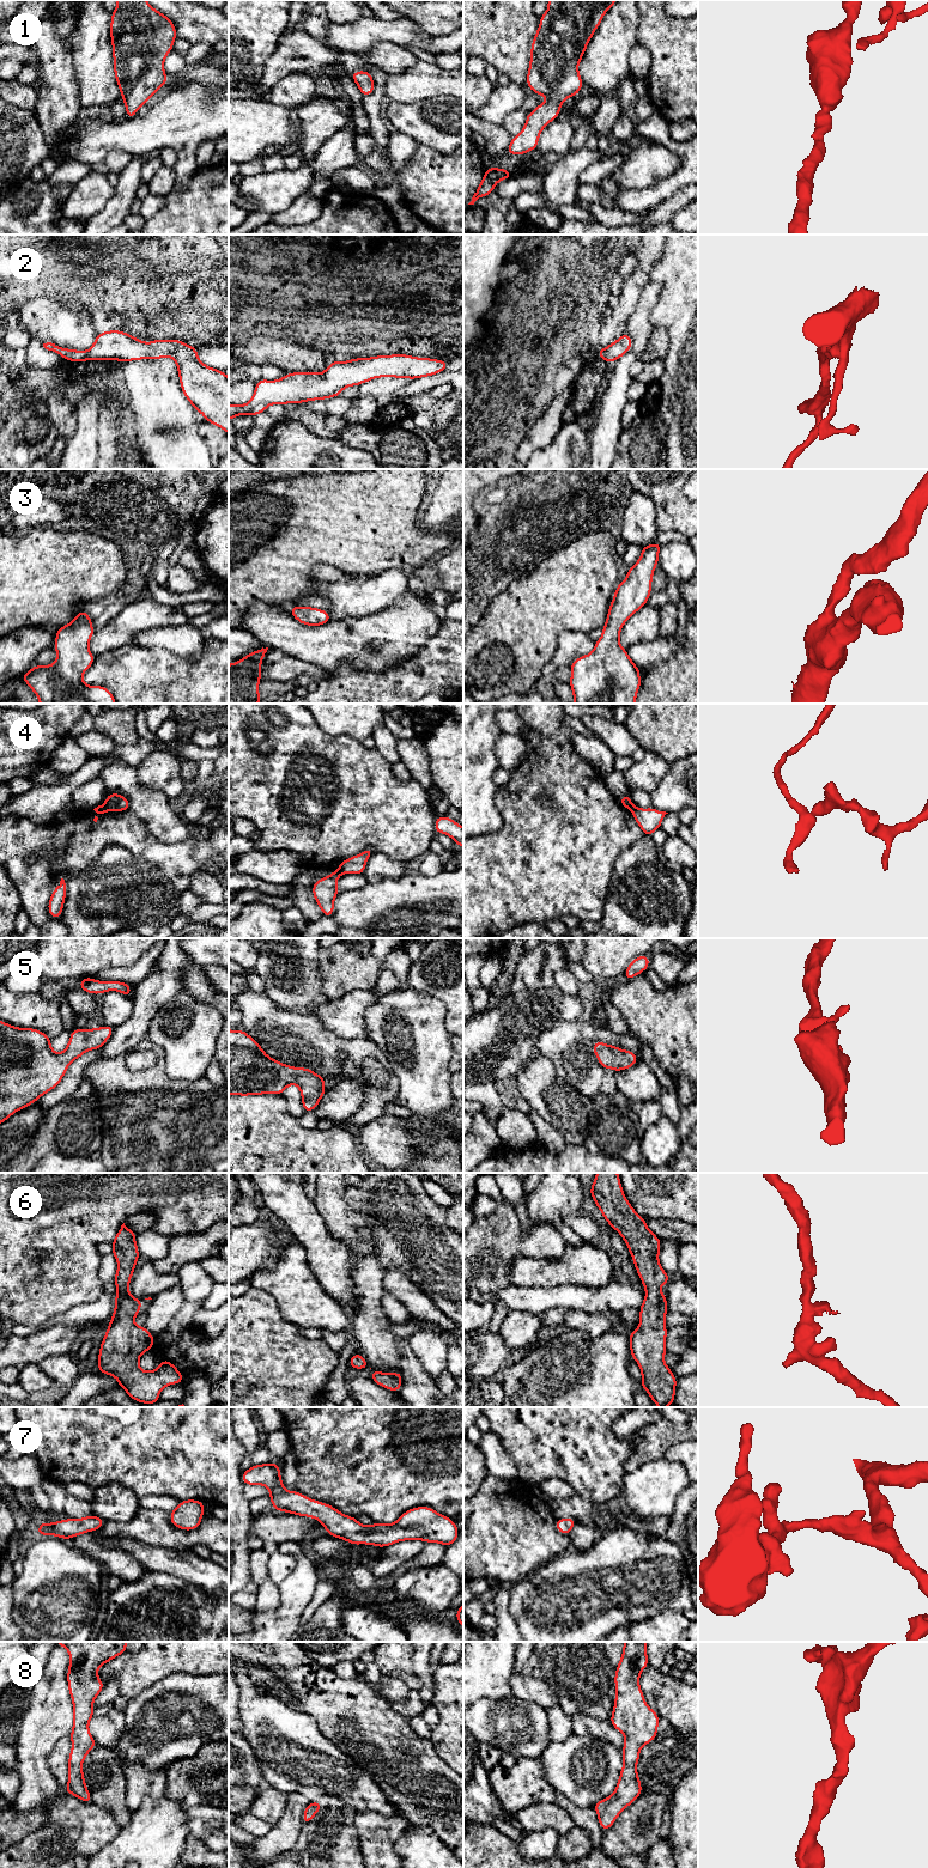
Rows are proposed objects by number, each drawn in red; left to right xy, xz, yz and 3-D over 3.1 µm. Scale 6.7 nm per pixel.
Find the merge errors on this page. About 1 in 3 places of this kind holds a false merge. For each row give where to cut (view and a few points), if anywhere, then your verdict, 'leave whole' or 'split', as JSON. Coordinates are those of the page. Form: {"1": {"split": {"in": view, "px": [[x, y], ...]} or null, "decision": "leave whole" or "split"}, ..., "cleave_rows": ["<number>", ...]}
{"1": {"split": null, "decision": "leave whole"}, "2": {"split": null, "decision": "leave whole"}, "3": {"split": null, "decision": "leave whole"}, "4": {"split": {"in": "xy", "px": [[103, 803], [108, 810]]}, "decision": "split"}, "5": {"split": null, "decision": "leave whole"}, "6": {"split": null, "decision": "leave whole"}, "7": {"split": null, "decision": "leave whole"}, "8": {"split": null, "decision": "leave whole"}, "cleave_rows": ["4"]}

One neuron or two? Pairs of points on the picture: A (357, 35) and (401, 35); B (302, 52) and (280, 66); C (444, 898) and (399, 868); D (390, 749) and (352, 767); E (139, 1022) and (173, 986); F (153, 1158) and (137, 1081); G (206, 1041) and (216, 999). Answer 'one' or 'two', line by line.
A: one
B: one
C: two
D: two
E: one
F: one
G: two

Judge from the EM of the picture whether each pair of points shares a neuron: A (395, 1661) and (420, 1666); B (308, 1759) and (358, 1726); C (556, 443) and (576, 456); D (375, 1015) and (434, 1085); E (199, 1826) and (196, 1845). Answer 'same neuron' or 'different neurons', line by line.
A: different neurons
B: different neurons
C: same neuron
D: same neuron
E: different neurons

